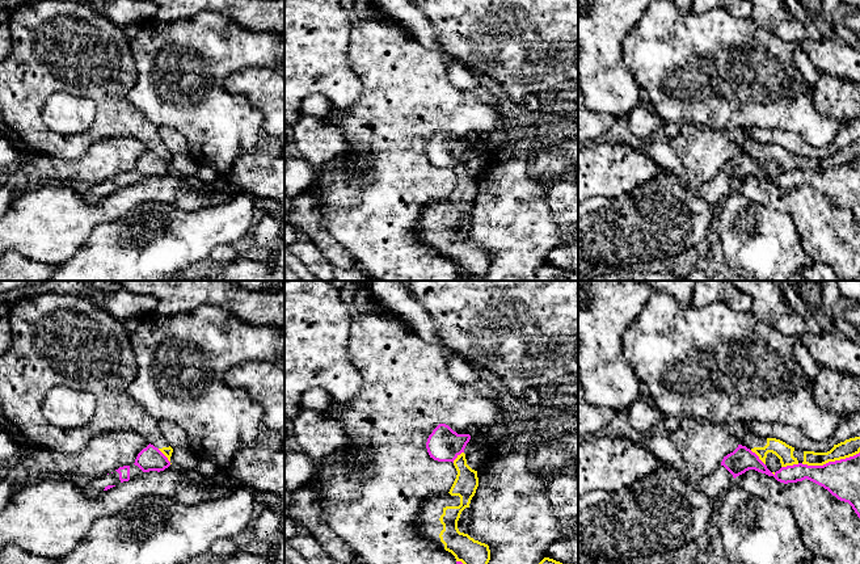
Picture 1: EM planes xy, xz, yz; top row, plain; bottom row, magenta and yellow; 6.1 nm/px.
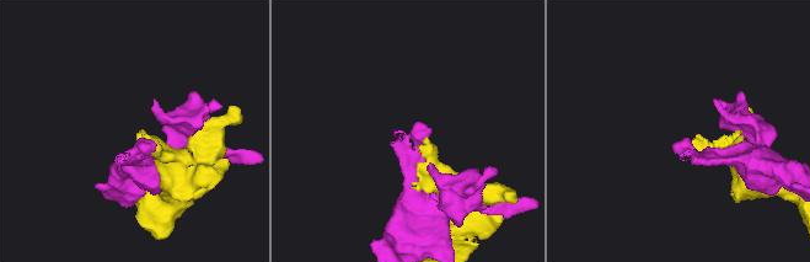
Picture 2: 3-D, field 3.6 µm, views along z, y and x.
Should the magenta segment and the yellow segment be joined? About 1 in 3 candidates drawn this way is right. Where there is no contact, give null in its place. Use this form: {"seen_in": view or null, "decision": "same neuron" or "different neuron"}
{"seen_in": "yz", "decision": "different neuron"}

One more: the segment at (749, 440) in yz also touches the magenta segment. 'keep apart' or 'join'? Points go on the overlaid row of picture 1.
keep apart

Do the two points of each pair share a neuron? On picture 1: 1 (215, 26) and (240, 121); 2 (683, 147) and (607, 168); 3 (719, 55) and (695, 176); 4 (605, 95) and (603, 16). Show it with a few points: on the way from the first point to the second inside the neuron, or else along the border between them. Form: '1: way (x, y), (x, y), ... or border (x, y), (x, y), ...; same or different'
1: way (215, 50), (216, 97); same
2: border (660, 167), (652, 179), (636, 188); different
3: border (679, 123), (698, 123), (732, 134); different
4: way (603, 75), (601, 71), (602, 36); same

